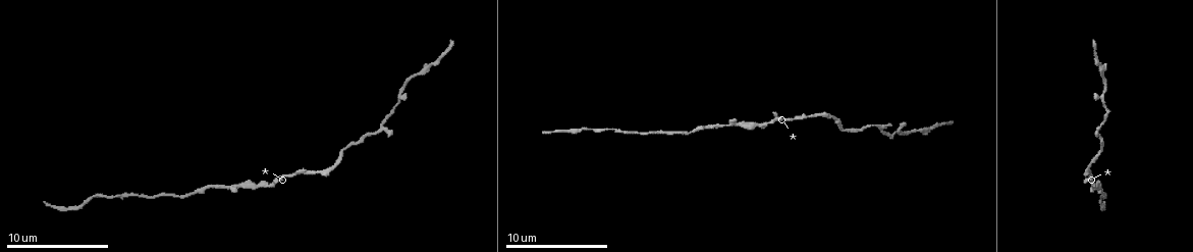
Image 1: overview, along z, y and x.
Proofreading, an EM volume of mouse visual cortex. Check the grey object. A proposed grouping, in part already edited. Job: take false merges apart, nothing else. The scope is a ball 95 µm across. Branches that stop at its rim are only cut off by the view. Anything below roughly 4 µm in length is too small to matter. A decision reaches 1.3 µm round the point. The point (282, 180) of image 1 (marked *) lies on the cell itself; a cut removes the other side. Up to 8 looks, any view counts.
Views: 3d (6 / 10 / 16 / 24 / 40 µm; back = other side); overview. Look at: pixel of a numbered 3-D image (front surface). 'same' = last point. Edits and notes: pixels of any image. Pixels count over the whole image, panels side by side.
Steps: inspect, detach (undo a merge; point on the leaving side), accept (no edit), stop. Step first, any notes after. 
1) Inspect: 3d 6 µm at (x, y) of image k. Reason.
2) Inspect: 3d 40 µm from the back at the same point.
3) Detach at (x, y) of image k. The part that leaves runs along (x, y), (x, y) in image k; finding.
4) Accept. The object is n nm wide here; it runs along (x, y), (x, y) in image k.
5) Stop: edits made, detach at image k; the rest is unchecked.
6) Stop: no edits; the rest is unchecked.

Inspect: 3d 10 µm at (317, 172) of image 1. Calibre changes.

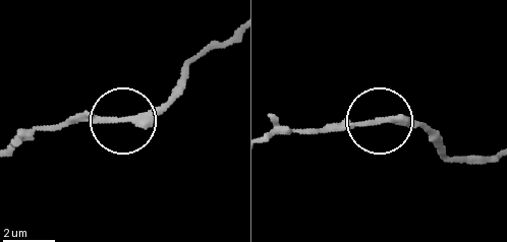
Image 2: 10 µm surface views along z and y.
Accept. Continuous, no second cell.

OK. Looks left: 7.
Inspect: 3d 10 µm at (195, 190) of image 1. Sudden change in width.

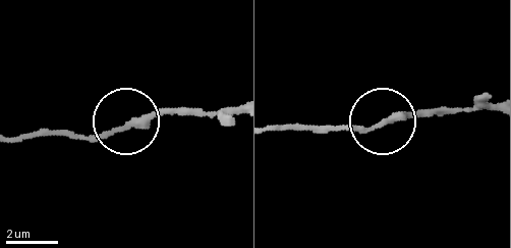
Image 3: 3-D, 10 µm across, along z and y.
Inspect: 3d 10 µm from the back at (388, 123) of image 3.

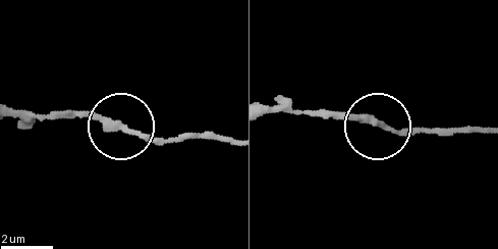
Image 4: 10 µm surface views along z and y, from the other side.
Accept. It runs along (270, 110), (342, 110), (394, 130), (458, 130) in image 4; one cell here.

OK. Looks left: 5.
Inspect: 3d 10 µm at (113, 198) of image 1.

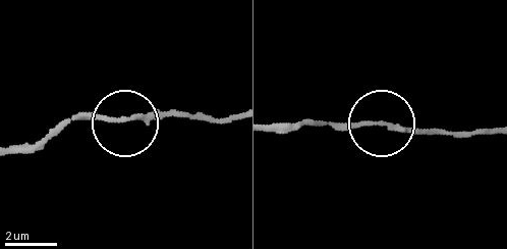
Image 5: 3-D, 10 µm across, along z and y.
Accept. It runs along (489, 132), (320, 125) in image 5; one cell here.

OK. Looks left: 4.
Inspect: 3d 16 µm at (1098, 63) of image 1. Sudden change in width.

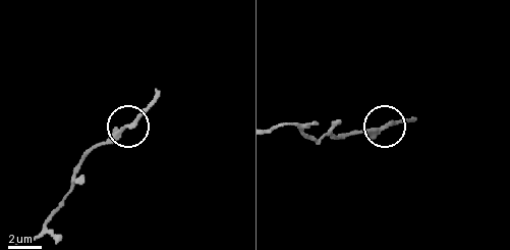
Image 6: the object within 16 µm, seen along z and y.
Inspect: 3d 6 µm at (130, 123) of image 6.

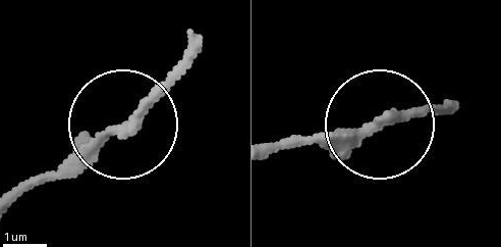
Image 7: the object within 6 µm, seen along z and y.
Accept. It runs along (12, 202), (77, 168), (195, 52) in image 7; one cell here.

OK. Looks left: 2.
Stop: no edits; the rest is unchecked.

